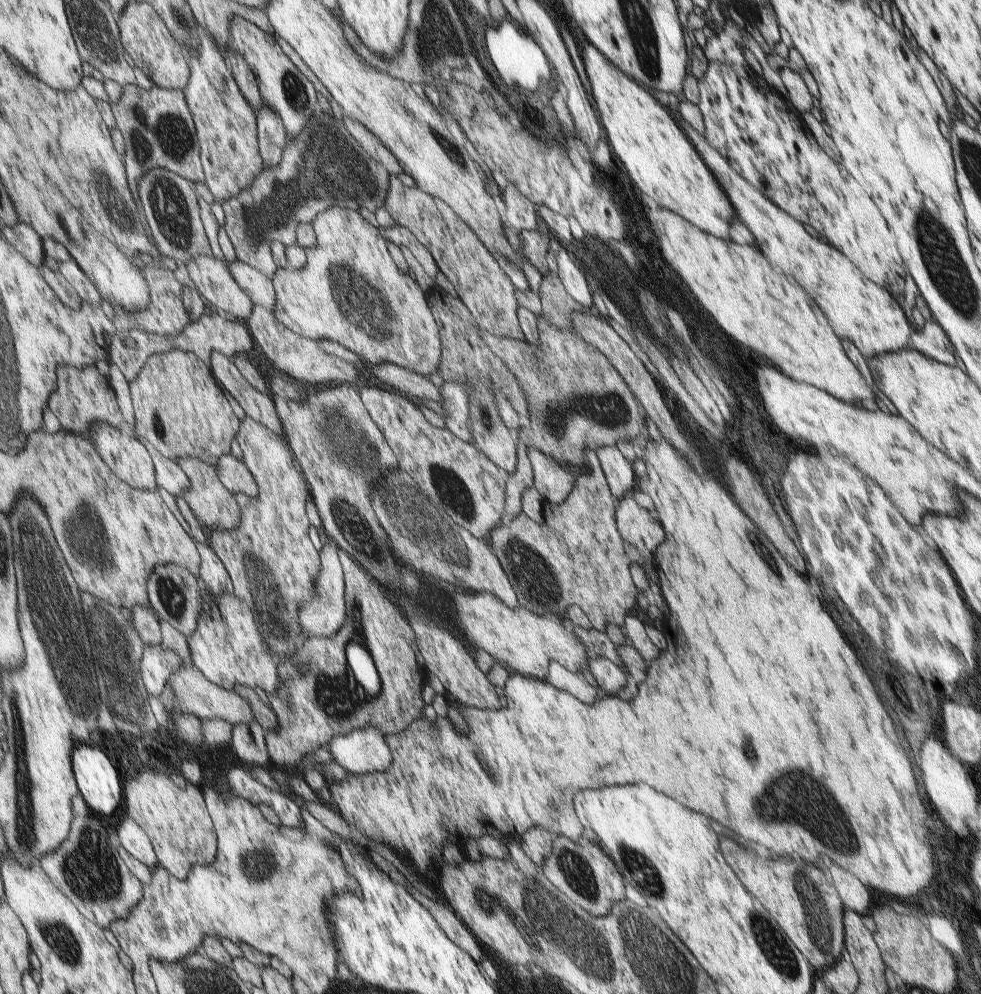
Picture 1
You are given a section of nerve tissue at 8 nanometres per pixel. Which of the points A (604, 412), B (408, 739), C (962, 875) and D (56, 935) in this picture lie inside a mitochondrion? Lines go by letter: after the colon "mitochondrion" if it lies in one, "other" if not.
A: mitochondrion
B: other
C: other
D: mitochondrion

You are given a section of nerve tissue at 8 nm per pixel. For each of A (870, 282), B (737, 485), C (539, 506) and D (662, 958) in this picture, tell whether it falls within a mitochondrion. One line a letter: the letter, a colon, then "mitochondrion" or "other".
A: other
B: mitochondrion
C: other
D: mitochondrion

